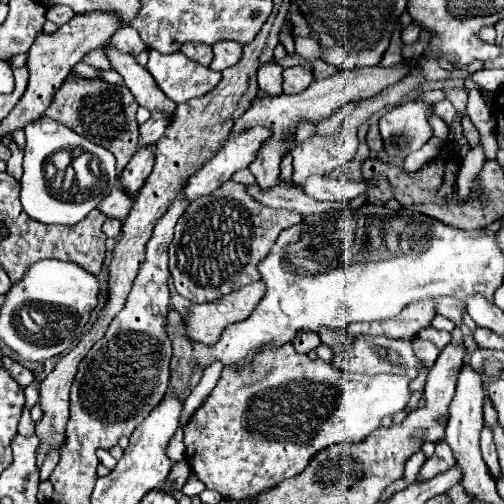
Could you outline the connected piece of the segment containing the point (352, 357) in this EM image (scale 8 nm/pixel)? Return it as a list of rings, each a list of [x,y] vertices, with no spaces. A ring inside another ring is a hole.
[[[357,336],[351,352],[335,352],[331,364],[345,372],[361,372],[361,374],[395,372],[395,374],[407,374],[411,380],[423,366],[423,362],[419,362],[411,350],[411,340],[391,340],[385,336]]]

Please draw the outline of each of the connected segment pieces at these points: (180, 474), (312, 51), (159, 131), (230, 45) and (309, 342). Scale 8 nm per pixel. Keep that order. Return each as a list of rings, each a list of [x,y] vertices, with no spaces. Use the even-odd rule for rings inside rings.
[[[182,460],[173,465],[166,482],[171,484],[175,488],[175,491],[180,491],[190,473],[191,467],[189,467],[189,463],[186,460]]]
[[[297,38],[295,50],[305,60],[321,60],[323,58],[323,46],[313,38]]]
[[[151,112],[151,118],[139,128],[139,134],[141,134],[139,146],[155,144],[163,136],[167,124],[171,124],[171,120],[167,120],[167,116],[159,116],[159,112]]]
[[[221,40],[219,44],[213,46],[213,52],[215,52],[215,58],[211,62],[211,68],[221,72],[233,64],[237,64],[241,60],[241,54],[243,54],[243,46],[241,44],[235,44],[233,40]]]
[[[299,330],[294,338],[294,348],[301,354],[307,354],[309,350],[315,350],[319,346],[319,336],[313,330]]]

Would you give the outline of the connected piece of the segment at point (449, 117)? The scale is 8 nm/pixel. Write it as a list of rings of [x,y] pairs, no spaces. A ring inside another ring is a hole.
[[[441,100],[437,104],[433,104],[433,114],[437,114],[441,120],[447,122],[447,126],[453,124],[453,116],[455,116],[455,108],[449,100]]]

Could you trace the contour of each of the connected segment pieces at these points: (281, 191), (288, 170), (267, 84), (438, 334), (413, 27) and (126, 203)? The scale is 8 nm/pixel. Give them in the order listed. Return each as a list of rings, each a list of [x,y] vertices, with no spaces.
[[[251,184],[251,186],[247,186],[247,194],[251,194],[255,200],[259,200],[265,206],[297,210],[303,216],[307,216],[311,212],[327,212],[329,208],[335,206],[331,202],[317,202],[299,188],[275,186],[275,188],[271,188],[271,192],[259,192],[259,188],[255,188],[255,184]]]
[[[290,152],[285,153],[285,155],[282,158],[281,164],[280,164],[280,177],[285,178],[288,183],[292,181],[292,161],[293,158],[291,156]]]
[[[267,62],[261,64],[261,68],[257,70],[257,80],[259,80],[259,88],[271,96],[281,94],[281,80],[283,80],[283,66],[277,62]]]
[[[425,328],[417,334],[419,338],[427,338],[431,340],[439,350],[443,350],[449,342],[451,342],[451,334],[449,332],[443,332],[443,330],[433,330],[433,328]]]
[[[412,22],[408,27],[406,27],[402,34],[401,40],[403,46],[413,44],[417,41],[420,34],[420,25]]]
[[[117,184],[109,196],[105,196],[101,202],[99,202],[99,210],[107,216],[107,218],[119,218],[119,220],[125,220],[127,218],[127,212],[131,212],[131,204],[133,204],[133,196],[127,194],[123,190],[121,184]]]

